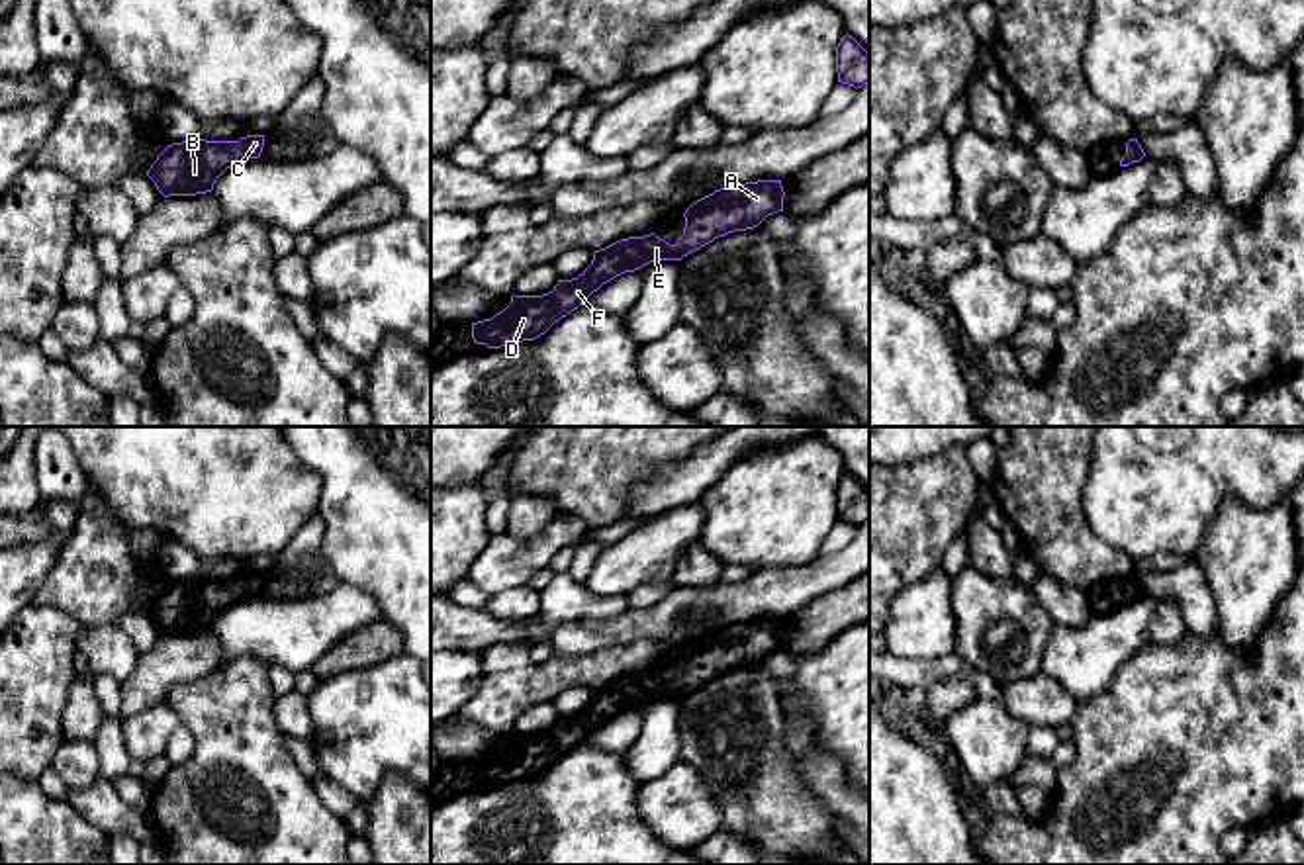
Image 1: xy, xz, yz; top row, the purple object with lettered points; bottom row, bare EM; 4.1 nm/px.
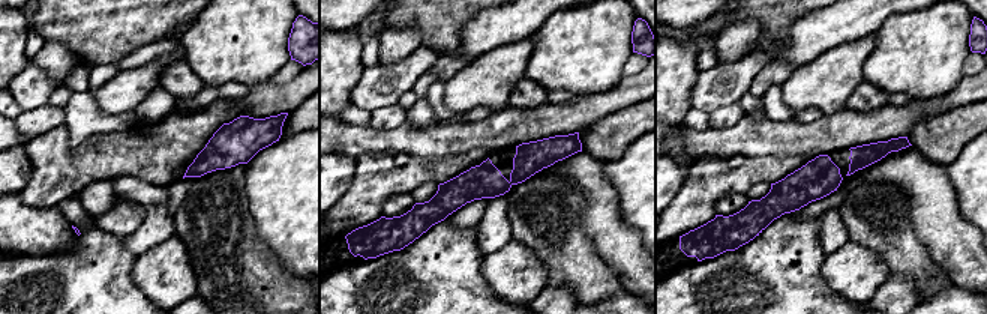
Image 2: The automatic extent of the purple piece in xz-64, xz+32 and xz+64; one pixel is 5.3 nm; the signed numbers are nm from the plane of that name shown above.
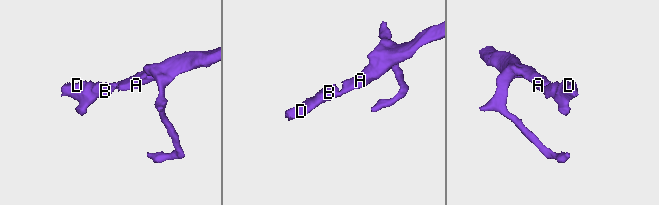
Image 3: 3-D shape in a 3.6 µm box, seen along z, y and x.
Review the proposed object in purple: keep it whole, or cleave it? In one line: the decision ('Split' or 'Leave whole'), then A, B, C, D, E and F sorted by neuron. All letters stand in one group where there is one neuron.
Leave whole. Groups: A B C D E F

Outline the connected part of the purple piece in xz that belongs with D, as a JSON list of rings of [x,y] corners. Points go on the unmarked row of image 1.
[[[758,618],[715,628],[685,648],[683,673],[675,683],[650,671],[599,687],[578,716],[558,718],[552,730],[542,734],[513,732],[503,750],[472,761],[472,777],[488,787],[535,779],[613,716],[656,699],[681,699],[719,675],[754,667],[768,654],[783,650],[783,636],[781,618]]]

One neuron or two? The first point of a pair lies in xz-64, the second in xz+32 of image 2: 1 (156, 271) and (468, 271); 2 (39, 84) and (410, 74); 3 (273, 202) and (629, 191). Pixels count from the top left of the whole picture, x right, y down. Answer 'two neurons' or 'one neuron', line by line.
1: two neurons
2: one neuron
3: one neuron

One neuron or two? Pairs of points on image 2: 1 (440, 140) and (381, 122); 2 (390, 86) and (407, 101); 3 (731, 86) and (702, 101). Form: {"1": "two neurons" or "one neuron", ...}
{"1": "two neurons", "2": "two neurons", "3": "one neuron"}

